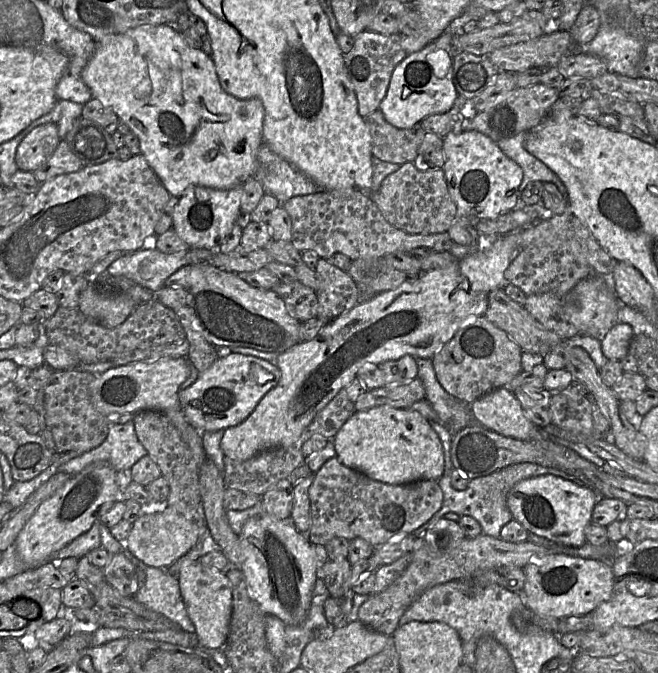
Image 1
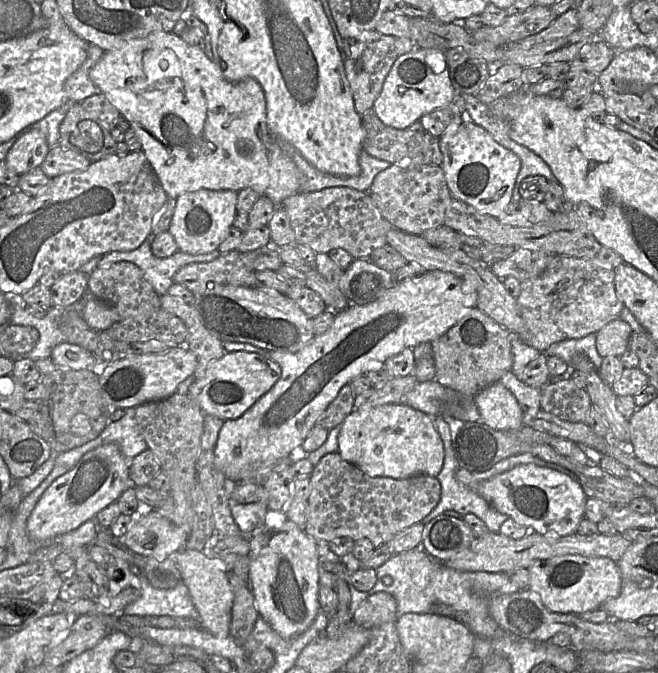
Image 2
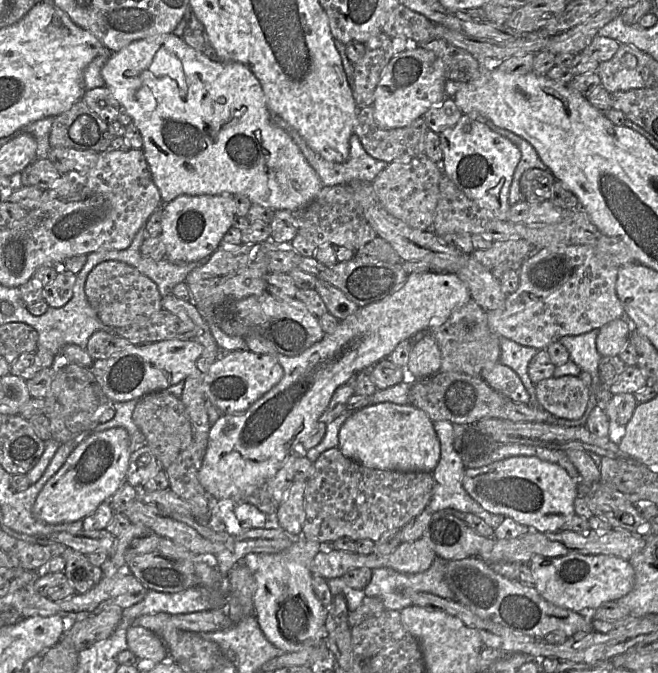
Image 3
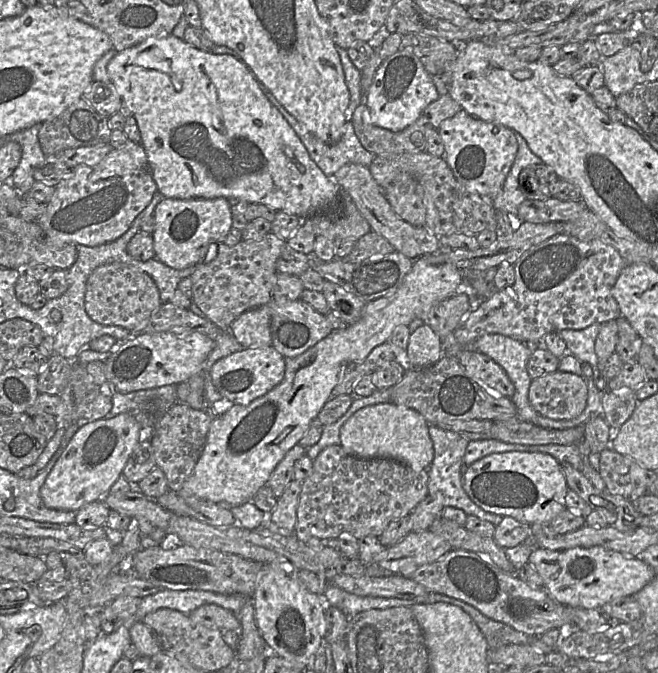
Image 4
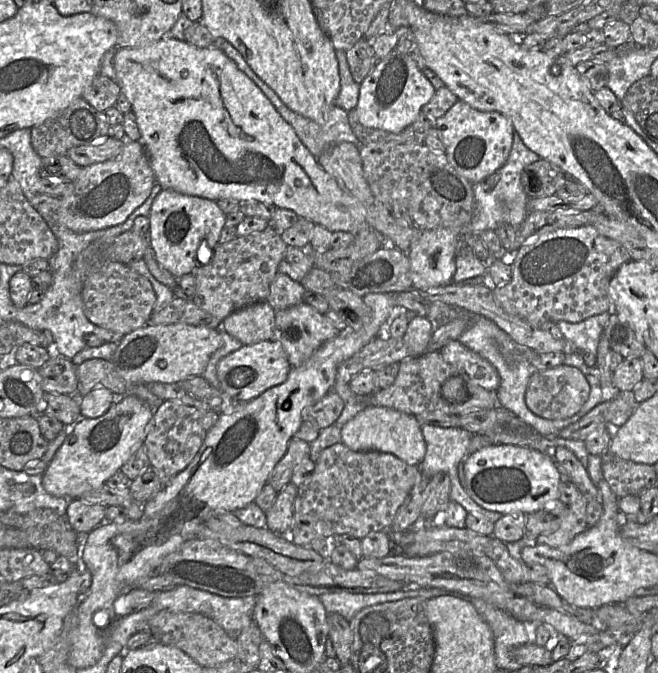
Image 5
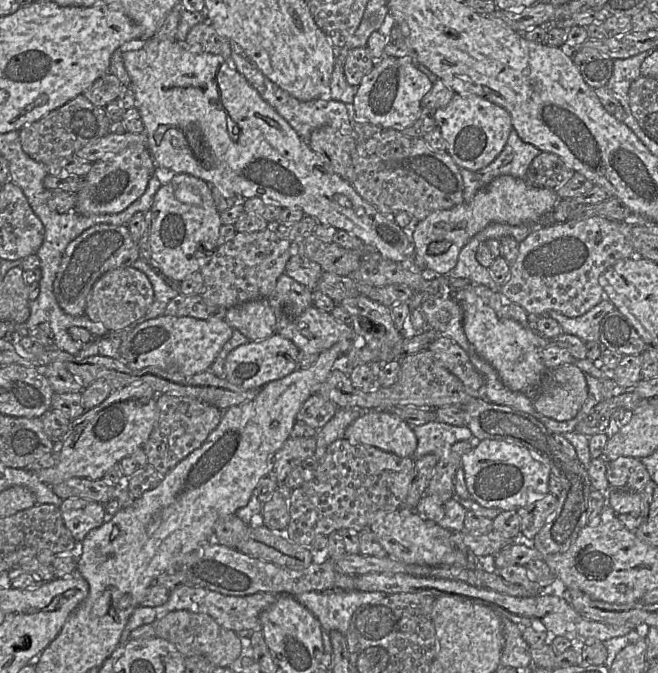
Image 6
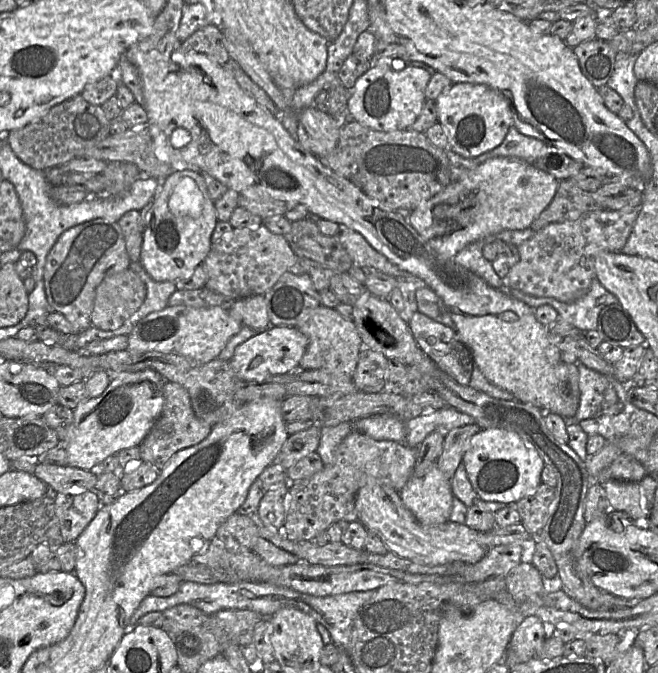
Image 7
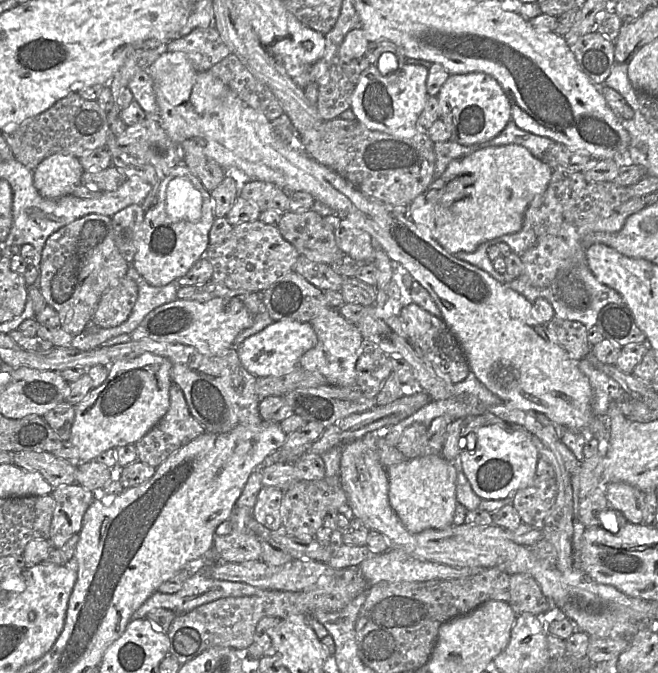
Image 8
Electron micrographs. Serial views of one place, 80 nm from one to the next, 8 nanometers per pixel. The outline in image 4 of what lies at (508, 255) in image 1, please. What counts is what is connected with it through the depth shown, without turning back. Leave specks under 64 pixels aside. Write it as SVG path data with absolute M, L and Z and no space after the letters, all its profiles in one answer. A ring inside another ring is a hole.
M423 259L413 260L411 270L395 293L367 302L358 322L343 330L333 331L300 356L285 358L284 380L264 396L247 406L233 404L216 417L209 428L197 464L177 493L183 499L196 497L215 504L227 504L230 508L250 501L254 494L266 485L276 466L286 453L299 443L312 421L331 398L341 367L348 362L365 358L376 346L388 342L397 326L409 325L413 320L420 319L425 309L458 294L463 287L463 279L464 273L453 265L431 265ZM266 304L243 312L228 331L244 349L272 346L270 306Z

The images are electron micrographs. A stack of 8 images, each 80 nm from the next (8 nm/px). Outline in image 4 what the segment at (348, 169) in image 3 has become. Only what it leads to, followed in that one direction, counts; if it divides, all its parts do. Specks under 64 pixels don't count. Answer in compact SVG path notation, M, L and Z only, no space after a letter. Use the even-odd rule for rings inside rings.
M259 81L259 84L269 101L293 128L307 149L311 159L326 176L332 179L335 172L346 164L353 163L365 167L370 166L375 155L362 146L350 121L346 121L344 133L340 141L333 145L327 144L313 135L301 122L289 113L262 82Z

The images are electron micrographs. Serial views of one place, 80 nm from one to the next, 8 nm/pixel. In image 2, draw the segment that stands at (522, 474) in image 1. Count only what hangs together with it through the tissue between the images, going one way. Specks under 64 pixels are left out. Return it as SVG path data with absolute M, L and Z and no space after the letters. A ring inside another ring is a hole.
M436 417L432 420L433 425L438 432L442 443L443 443L443 448L444 448L444 461L443 461L443 467L436 477L437 480L439 481L441 485L441 498L438 502L438 504L435 506L435 508L428 514L426 515L421 523L426 525L428 522L430 522L433 518L439 516L440 514L444 513L446 510L455 510L462 515L467 514L467 513L472 513L476 515L478 518L480 518L485 525L487 526L489 532L491 533L497 533L502 525L502 523L508 518L507 515L500 513L496 509L494 509L477 491L477 487L480 483L498 475L503 472L506 472L508 470L511 470L517 465L520 464L536 464L538 466L544 466L548 468L555 469L557 471L560 471L562 473L567 474L570 476L572 479L578 481L575 477L575 474L569 471L568 469L555 464L551 462L544 461L538 457L535 457L529 453L522 453L518 455L514 455L511 457L508 457L497 464L495 464L493 467L491 467L489 470L481 472L481 473L471 473L471 482L468 484L468 486L464 486L461 483L459 483L456 479L456 471L458 469L457 462L455 455L453 453L452 449L452 438L451 438L451 432L450 432L450 427L447 424L447 422L444 421L442 417Z

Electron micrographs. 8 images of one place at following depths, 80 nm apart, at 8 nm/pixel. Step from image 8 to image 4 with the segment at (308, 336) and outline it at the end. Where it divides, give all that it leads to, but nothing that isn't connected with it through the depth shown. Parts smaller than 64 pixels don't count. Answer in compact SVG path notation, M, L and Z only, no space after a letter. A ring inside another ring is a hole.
M273 346L245 348L218 360L211 368L211 379L222 395L232 404L249 405L278 386L285 378L285 357Z

